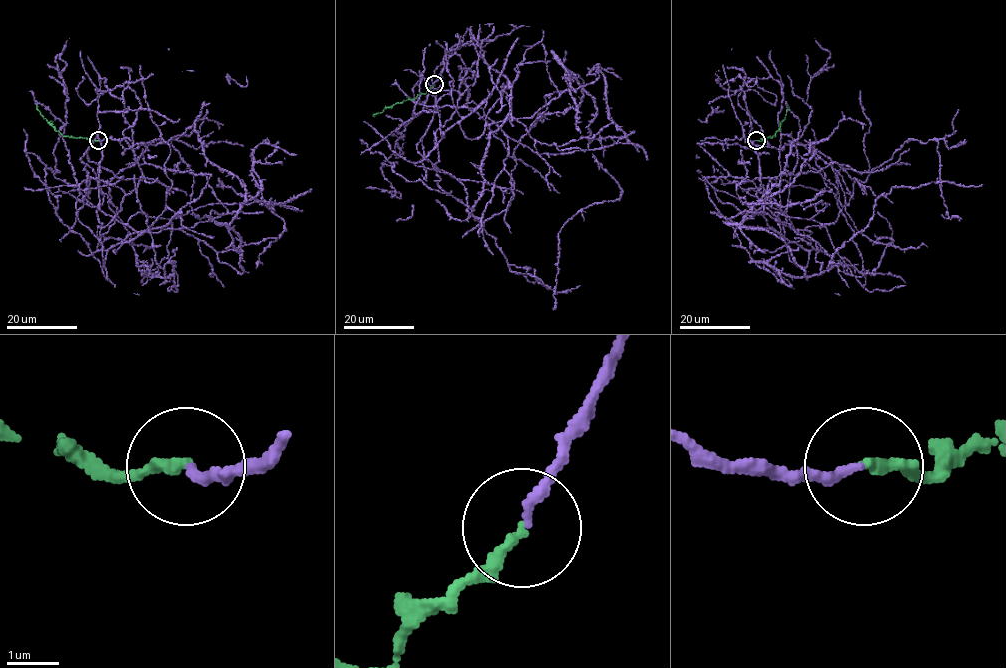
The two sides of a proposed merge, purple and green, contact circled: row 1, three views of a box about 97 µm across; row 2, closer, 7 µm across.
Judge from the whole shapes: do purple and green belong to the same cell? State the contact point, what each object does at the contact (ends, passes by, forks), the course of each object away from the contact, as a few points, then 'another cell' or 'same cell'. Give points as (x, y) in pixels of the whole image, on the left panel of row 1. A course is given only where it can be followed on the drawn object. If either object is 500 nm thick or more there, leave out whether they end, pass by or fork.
at (98, 140); purple ends there; green ends there; purple runs (98, 140), (142, 176), (98, 250), (138, 234), (97, 135), (167, 277), (134, 174); green runs (97, 140), (63, 136), (43, 117), (36, 105); same cell

